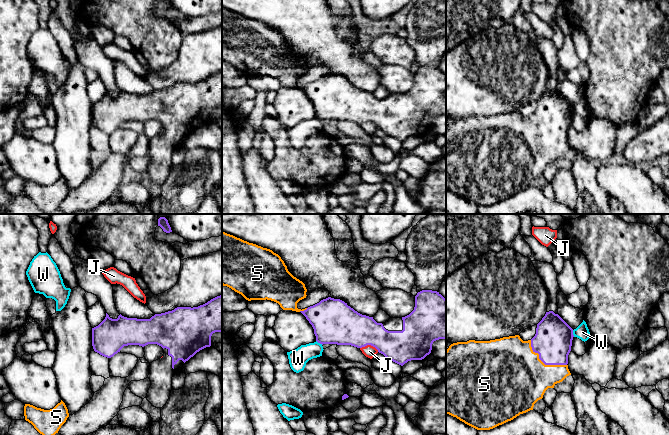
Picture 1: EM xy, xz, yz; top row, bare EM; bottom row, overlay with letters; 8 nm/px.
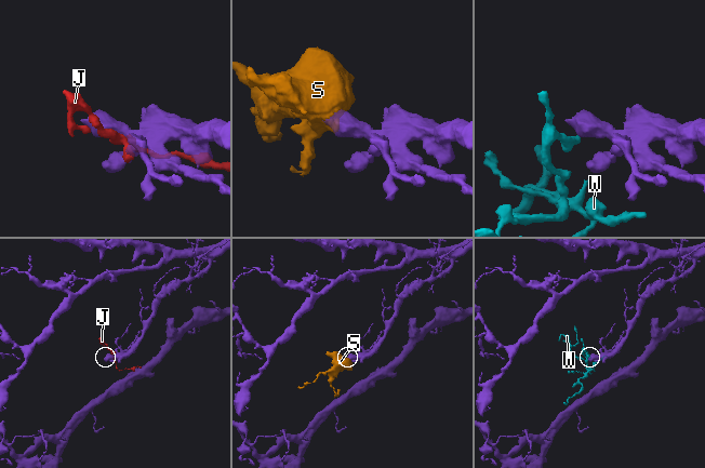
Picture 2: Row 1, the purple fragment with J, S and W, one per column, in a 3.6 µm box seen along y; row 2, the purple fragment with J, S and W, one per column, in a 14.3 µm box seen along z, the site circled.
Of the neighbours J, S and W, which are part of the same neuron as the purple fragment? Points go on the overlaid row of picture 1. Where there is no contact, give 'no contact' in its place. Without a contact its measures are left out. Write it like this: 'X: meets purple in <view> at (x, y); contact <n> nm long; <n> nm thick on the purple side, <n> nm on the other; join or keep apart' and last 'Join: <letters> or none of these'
J: meets purple in xz at (369, 344); contact 160 nm long; 300 nm thick on the purple side, 100 nm on the other; keep apart
S: meets purple in yz at (543, 362); contact 360 nm long; 300 nm thick on the purple side, 480 nm on the other; join
W: meets purple in yz at (572, 333); contact 60 nm long; 300 nm thick on the purple side, 110 nm on the other; keep apart
Join: S

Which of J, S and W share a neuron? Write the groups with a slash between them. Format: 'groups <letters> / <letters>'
groups J / S / W

